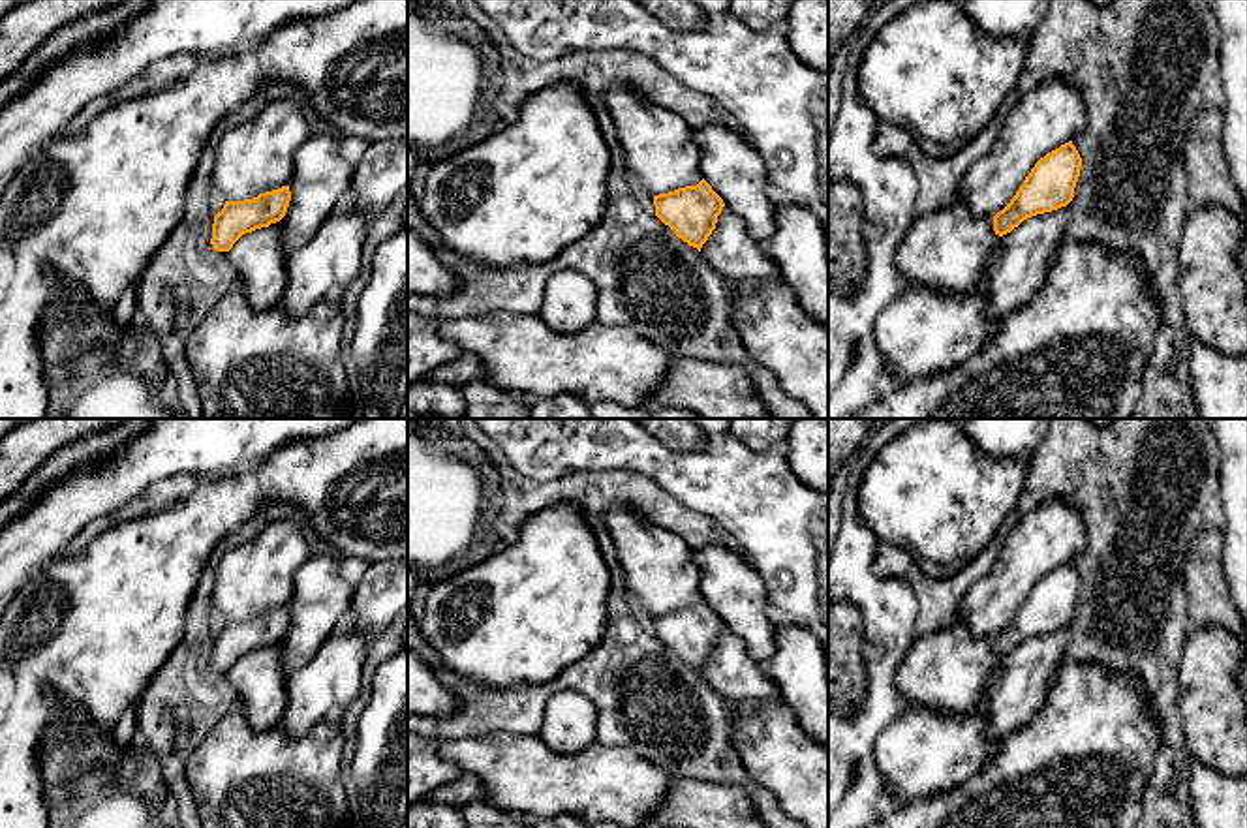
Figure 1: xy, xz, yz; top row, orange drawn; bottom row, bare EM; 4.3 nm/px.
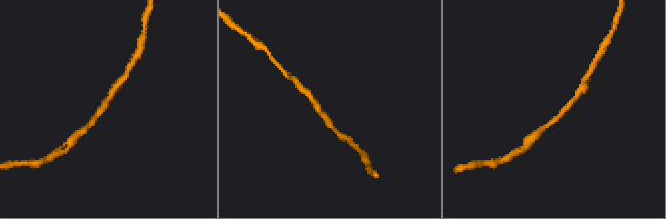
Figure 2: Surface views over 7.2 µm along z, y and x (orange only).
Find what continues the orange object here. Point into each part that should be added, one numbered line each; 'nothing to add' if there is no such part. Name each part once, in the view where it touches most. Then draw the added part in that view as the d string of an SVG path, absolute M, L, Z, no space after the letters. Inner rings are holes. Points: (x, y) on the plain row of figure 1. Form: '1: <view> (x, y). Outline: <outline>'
1: yz (1050, 536). Outline: M1048 499L1008 533L986 576L960 599L954 620L975 638L993 638L1016 616L1035 584L1084 550L1082 513L1065 499Z

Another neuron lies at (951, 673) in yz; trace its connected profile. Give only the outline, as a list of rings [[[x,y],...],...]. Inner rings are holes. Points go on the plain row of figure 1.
[[[954,620],[947,629],[915,638],[896,670],[896,689],[911,708],[941,715],[978,710],[990,742],[1024,727],[1040,710],[1063,665],[1070,629],[1024,640],[999,657],[993,638],[975,638]]]

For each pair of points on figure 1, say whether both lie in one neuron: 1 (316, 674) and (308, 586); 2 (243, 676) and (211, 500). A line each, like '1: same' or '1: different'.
1: different
2: different

